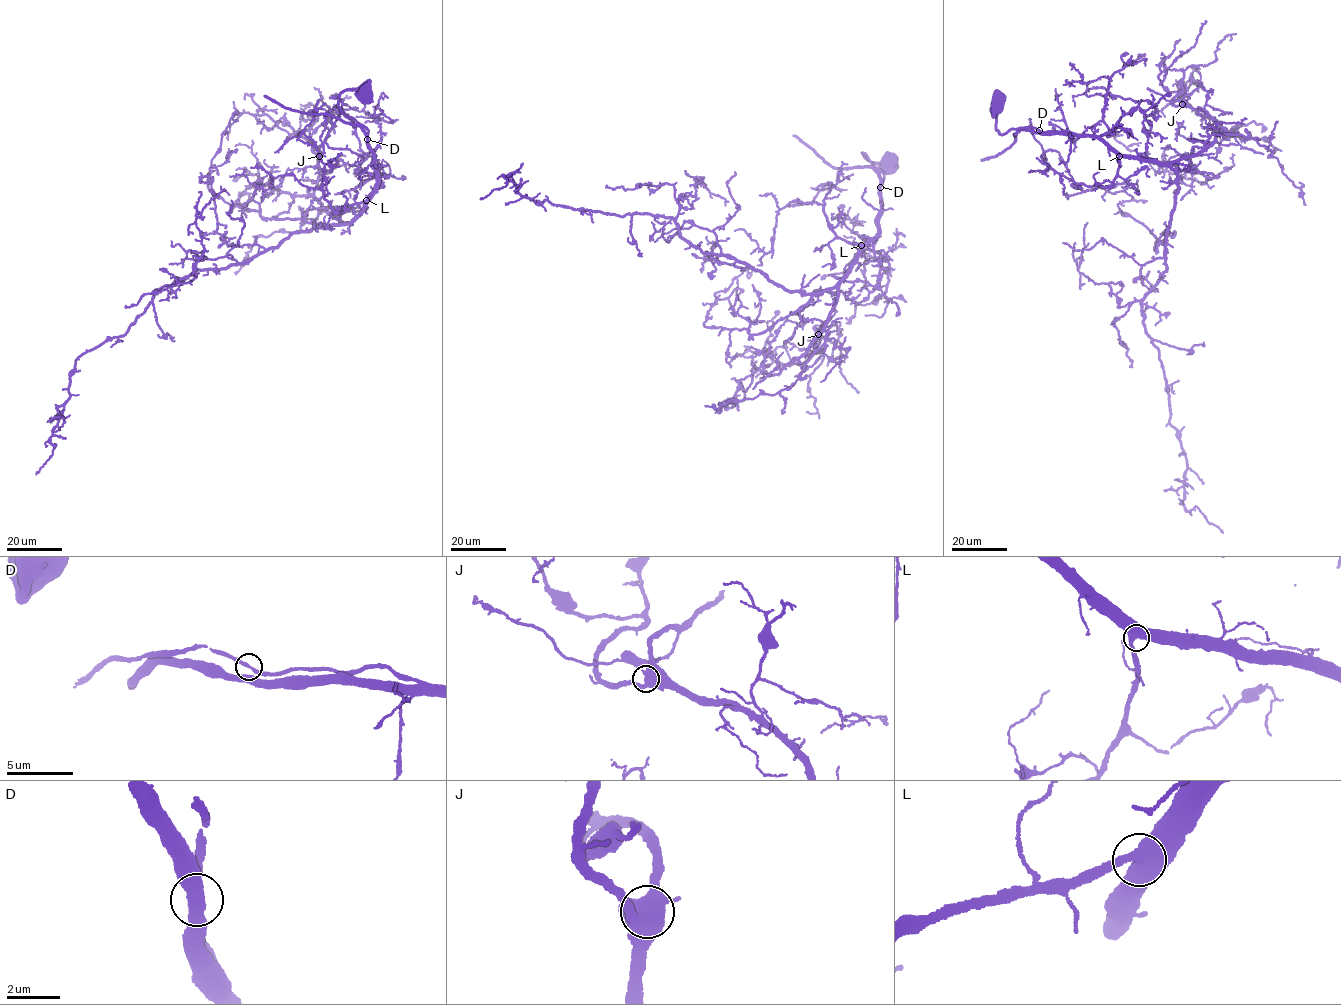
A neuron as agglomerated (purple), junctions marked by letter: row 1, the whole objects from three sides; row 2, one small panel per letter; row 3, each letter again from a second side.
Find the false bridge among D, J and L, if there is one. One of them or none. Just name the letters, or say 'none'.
none

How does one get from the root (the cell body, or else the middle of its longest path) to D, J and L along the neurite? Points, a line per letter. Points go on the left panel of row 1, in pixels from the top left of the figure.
D: (365, 98), (365, 100), (357, 91), (345, 90), (340, 95), (338, 106), (345, 116), (367, 129), (367, 139)
J: (365, 98), (350, 89), (339, 97), (340, 110), (366, 135), (378, 182), (352, 225), (315, 197), (319, 156)
L: (365, 98), (345, 90), (338, 106), (358, 123), (373, 153), (378, 180), (366, 200)

